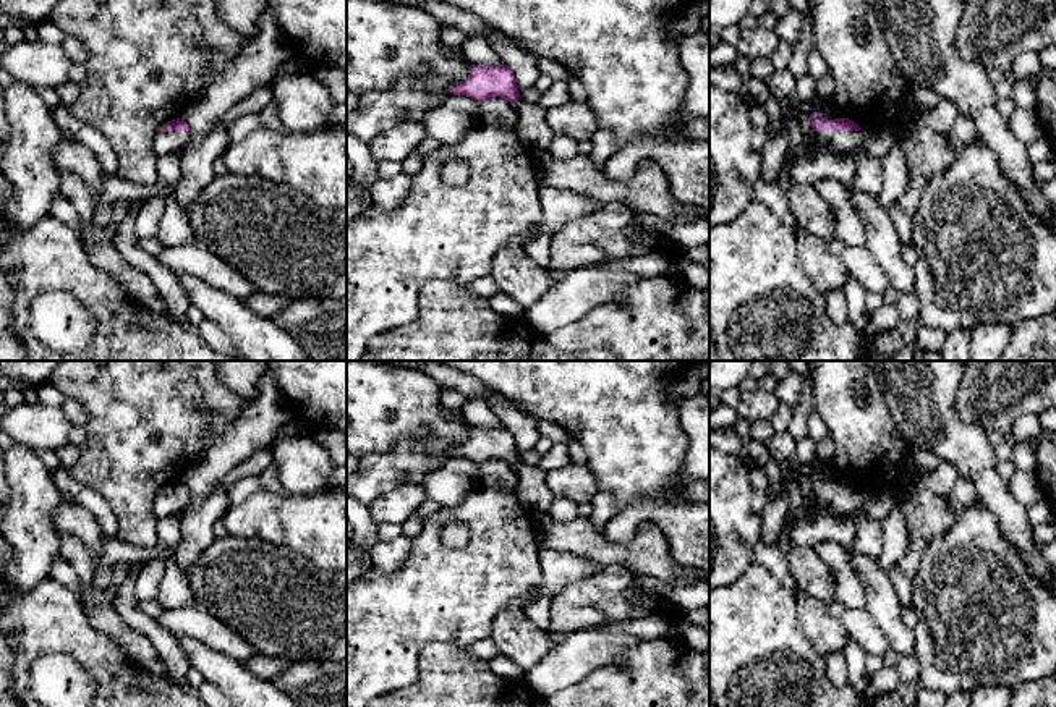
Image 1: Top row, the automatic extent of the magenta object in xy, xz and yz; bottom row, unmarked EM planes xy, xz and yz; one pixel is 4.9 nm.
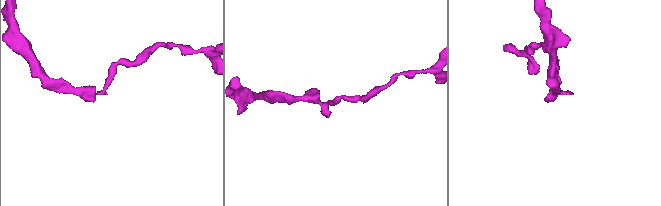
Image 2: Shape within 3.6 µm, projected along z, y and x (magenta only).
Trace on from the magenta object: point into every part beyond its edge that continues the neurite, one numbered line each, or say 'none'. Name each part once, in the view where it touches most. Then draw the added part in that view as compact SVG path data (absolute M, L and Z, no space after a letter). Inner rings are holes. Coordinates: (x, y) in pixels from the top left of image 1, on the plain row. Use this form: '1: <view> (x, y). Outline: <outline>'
1: yz (847, 503). Outline: M863 492L860 493L815 493L823 510L832 508L844 514L852 514L860 510L863 503Z

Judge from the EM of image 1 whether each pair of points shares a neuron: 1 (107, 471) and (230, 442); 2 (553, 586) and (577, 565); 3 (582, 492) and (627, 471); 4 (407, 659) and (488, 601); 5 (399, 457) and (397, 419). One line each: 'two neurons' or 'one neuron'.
1: two neurons
2: one neuron
3: two neurons
4: one neuron
5: two neurons

